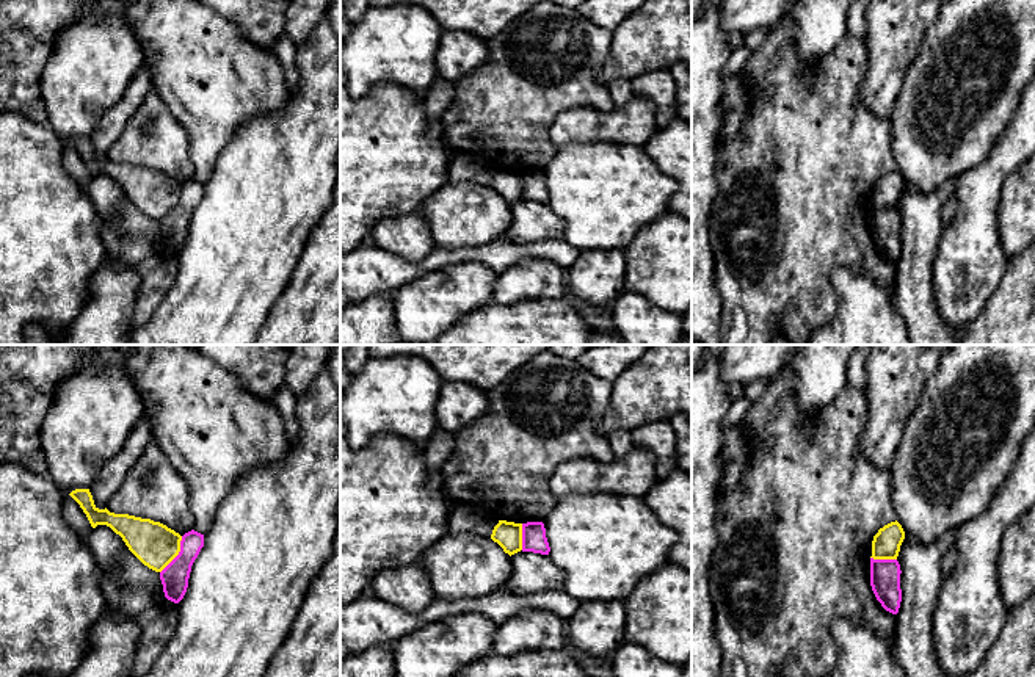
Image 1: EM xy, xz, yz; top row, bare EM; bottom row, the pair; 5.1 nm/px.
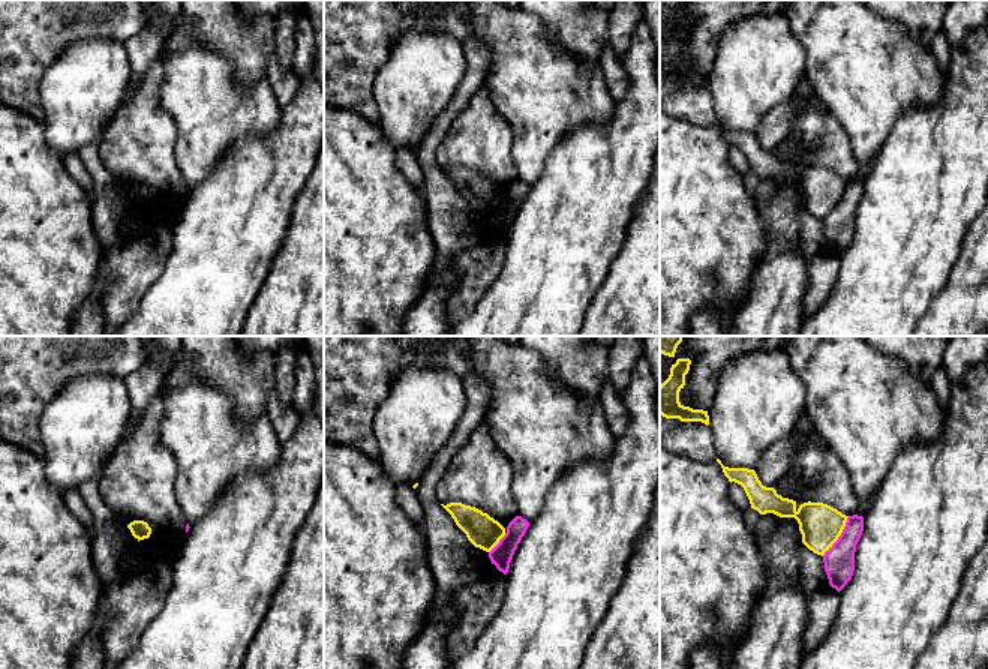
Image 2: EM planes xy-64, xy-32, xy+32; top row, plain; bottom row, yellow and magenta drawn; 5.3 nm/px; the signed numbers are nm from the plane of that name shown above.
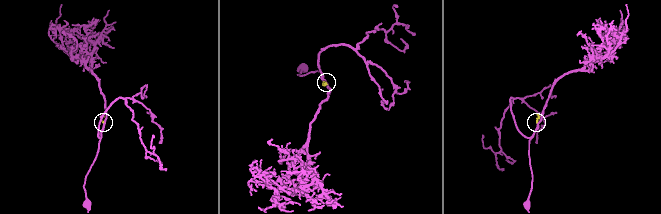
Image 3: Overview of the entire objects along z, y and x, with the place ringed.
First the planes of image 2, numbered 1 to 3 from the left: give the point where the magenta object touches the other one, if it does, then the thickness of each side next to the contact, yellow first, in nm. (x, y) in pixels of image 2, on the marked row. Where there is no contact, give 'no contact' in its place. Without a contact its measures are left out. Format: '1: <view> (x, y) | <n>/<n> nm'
1: no contact
2: xy-32 (498, 542) | 180/120 nm
3: xy+32 (840, 534) | 220/160 nm

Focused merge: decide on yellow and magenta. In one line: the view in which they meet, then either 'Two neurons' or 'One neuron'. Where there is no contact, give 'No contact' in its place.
Touches yellow in xy. Two neurons

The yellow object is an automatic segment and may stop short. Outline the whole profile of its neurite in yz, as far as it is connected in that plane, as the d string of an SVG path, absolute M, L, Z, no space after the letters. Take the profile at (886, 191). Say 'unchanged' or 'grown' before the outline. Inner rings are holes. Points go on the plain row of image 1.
unchanged | M897 169L884 174L873 185L870 207L897 208L903 188L905 188L905 180Z

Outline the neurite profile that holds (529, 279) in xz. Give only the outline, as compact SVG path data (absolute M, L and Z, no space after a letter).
M522 259L497 276L492 302L513 306L519 301L561 299L566 291L565 268L546 259Z

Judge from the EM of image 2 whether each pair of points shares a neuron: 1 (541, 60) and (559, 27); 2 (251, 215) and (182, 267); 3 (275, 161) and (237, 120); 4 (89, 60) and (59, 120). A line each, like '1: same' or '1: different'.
1: different
2: same
3: different
4: same

